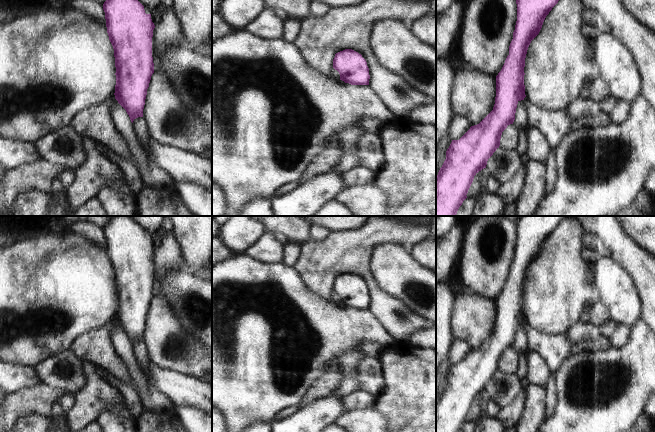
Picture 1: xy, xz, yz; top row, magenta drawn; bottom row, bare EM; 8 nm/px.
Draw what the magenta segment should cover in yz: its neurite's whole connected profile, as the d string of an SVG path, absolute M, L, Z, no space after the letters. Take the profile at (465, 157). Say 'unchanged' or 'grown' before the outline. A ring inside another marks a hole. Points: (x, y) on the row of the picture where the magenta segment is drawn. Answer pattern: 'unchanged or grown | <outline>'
unchanged | M516 0L517 21L509 55L496 76L496 97L493 110L477 125L459 139L452 140L446 151L446 159L436 176L436 216L456 216L459 207L467 198L474 176L486 168L488 159L500 146L502 132L513 124L519 101L524 100L525 58L531 41L539 34L543 22L559 0Z

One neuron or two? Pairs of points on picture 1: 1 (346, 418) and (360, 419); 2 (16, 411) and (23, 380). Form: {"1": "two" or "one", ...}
{"1": "one", "2": "two"}

